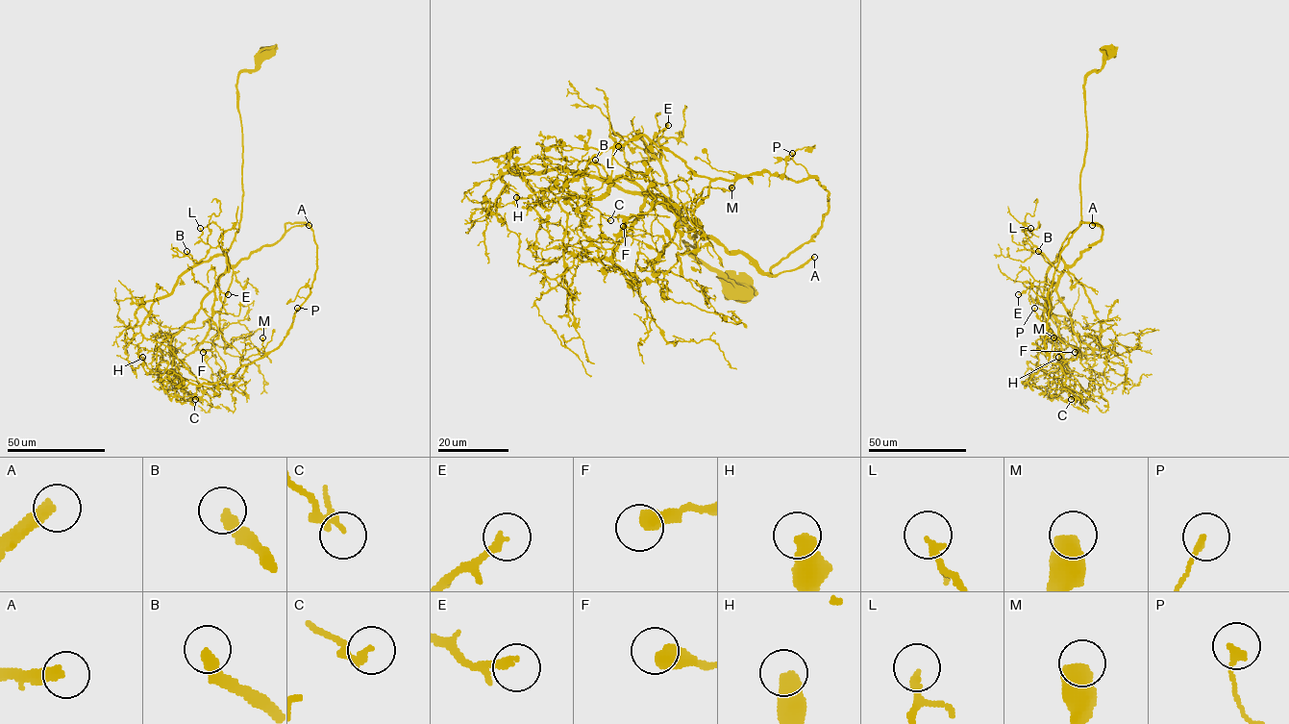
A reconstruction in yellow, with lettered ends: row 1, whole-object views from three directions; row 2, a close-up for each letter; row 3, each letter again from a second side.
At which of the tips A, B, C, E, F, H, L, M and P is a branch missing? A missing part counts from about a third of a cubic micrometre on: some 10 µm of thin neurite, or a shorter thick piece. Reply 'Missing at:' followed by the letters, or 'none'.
Missing at: A, B

